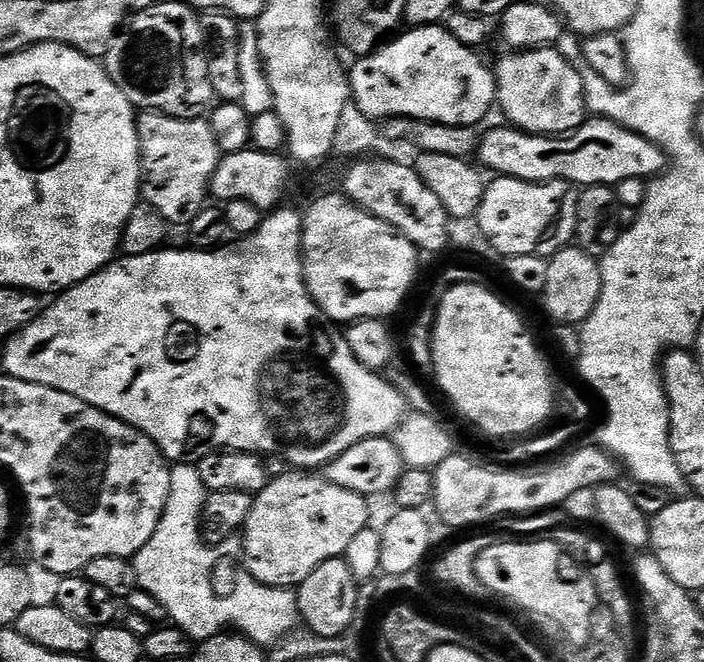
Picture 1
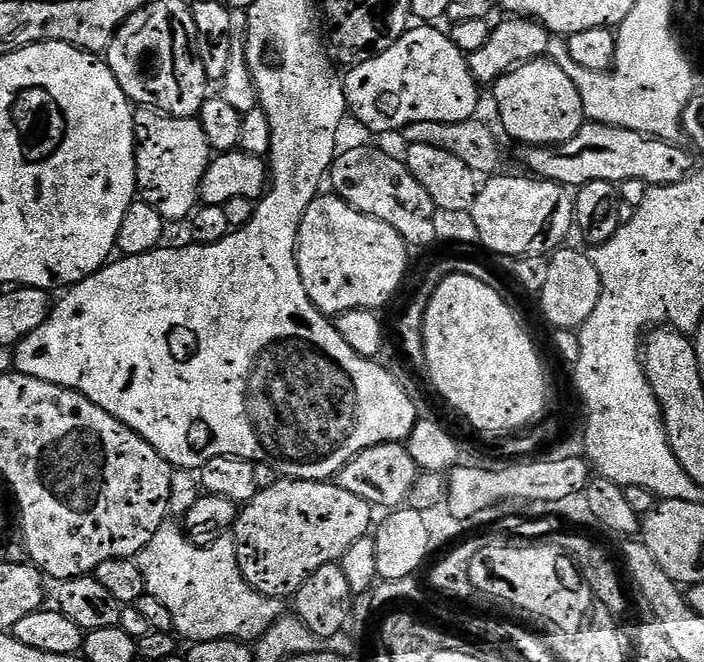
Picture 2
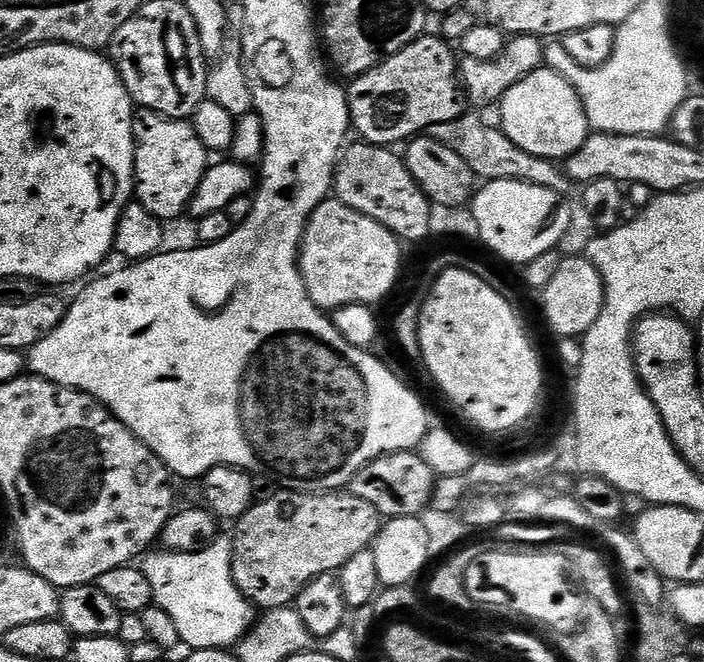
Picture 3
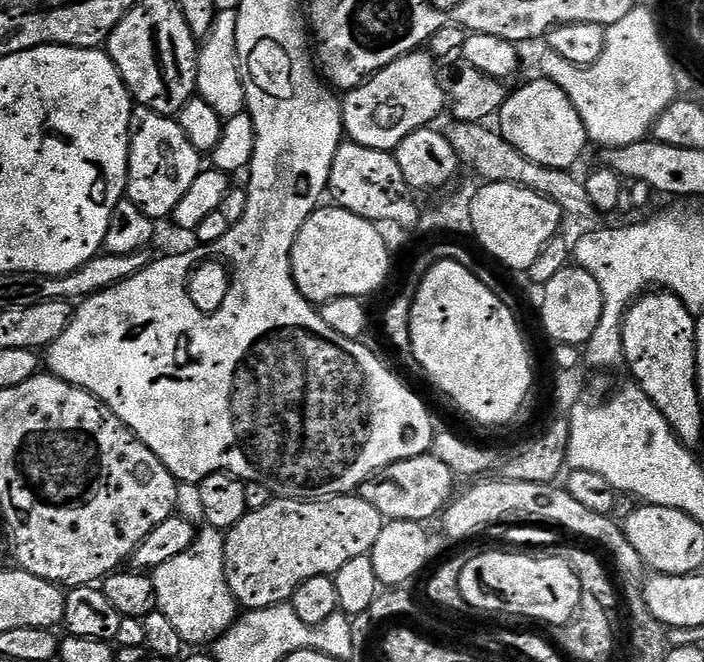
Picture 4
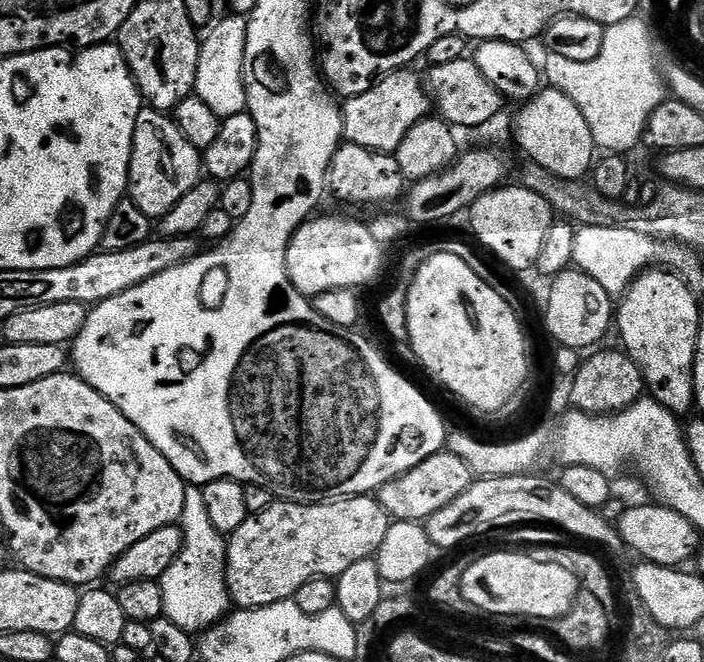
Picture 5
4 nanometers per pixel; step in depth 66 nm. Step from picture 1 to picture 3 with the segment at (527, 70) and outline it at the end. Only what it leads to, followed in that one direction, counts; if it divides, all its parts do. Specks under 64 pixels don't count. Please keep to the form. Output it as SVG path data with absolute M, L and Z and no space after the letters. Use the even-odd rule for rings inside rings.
M547 66L526 74L522 82L514 82L514 86L510 86L510 90L506 90L506 94L500 100L498 111L499 127L506 134L506 138L514 142L514 146L518 146L526 154L553 162L563 162L574 155L590 135L586 110L582 106L579 94L574 90L574 86L570 86L570 82L566 82L566 78L562 78L562 74Z

